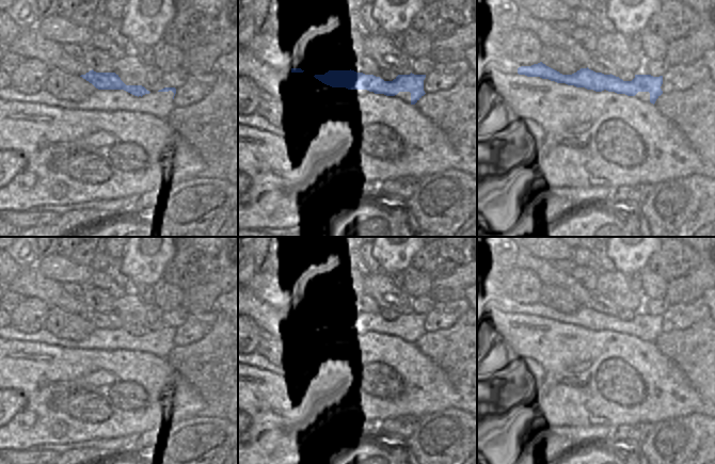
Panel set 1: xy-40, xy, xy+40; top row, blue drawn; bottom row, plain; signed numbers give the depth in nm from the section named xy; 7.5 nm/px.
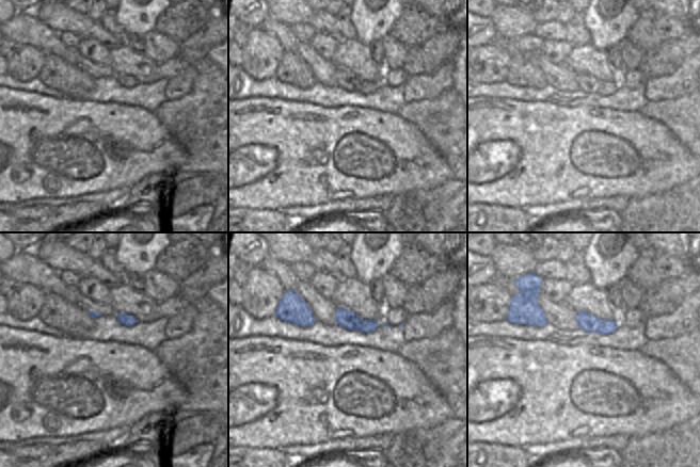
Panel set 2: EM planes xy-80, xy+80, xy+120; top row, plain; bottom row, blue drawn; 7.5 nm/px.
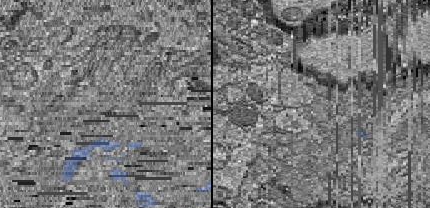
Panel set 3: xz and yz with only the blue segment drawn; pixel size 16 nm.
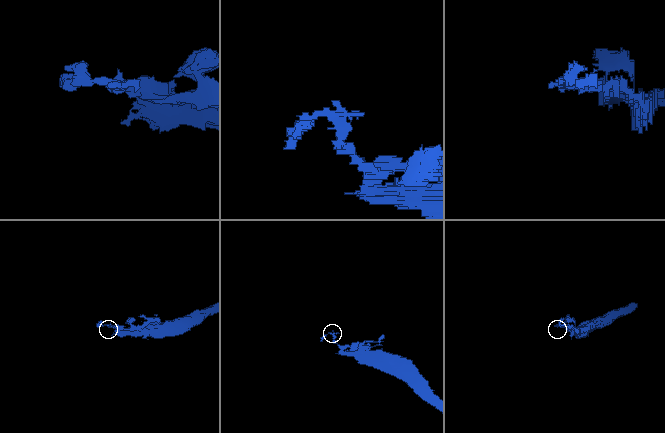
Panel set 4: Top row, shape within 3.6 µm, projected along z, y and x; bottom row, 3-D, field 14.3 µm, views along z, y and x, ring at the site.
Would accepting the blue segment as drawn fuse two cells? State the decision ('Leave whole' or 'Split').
Leave whole

